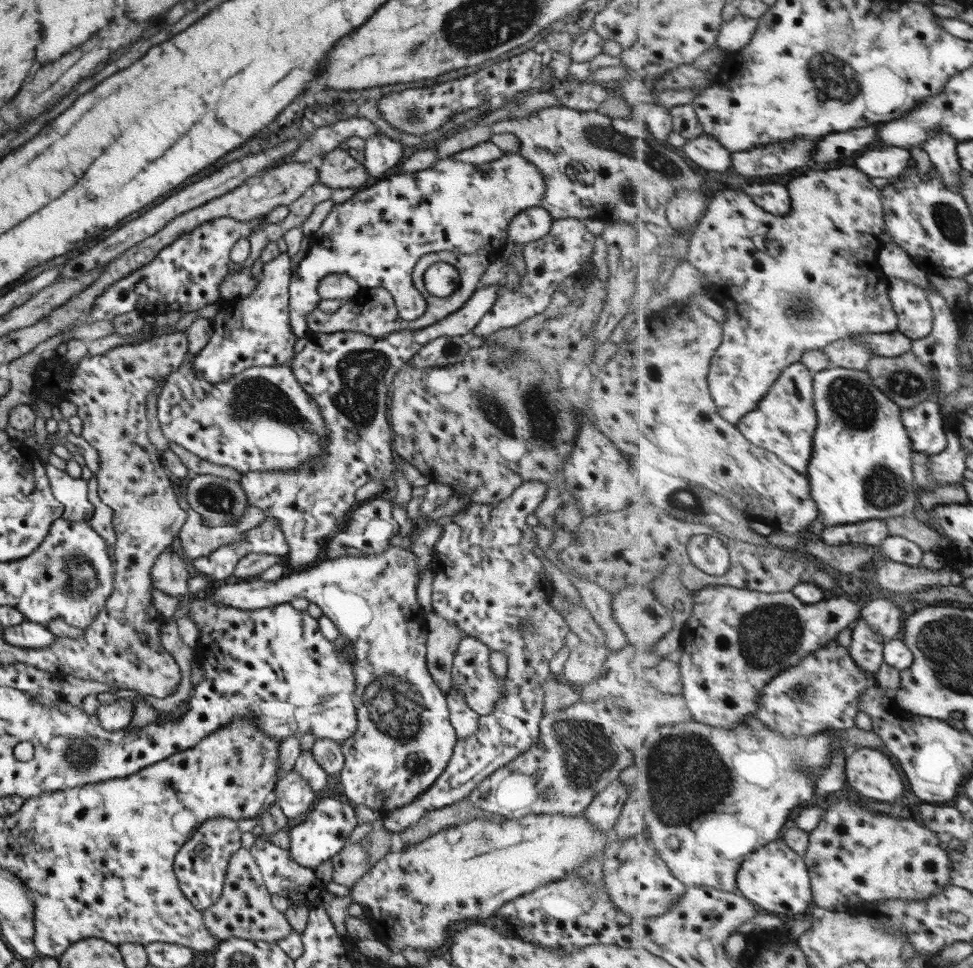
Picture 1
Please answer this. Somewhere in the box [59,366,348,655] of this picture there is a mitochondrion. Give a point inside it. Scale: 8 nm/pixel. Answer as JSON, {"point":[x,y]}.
{"point":[254,398]}

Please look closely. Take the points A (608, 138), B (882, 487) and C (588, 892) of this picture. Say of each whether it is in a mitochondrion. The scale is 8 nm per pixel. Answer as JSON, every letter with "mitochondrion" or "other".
{"A":"mitochondrion","B":"mitochondrion","C":"mitochondrion"}

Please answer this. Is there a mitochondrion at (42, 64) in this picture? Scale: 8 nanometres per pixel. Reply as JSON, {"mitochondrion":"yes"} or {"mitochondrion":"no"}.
{"mitochondrion":"no"}

